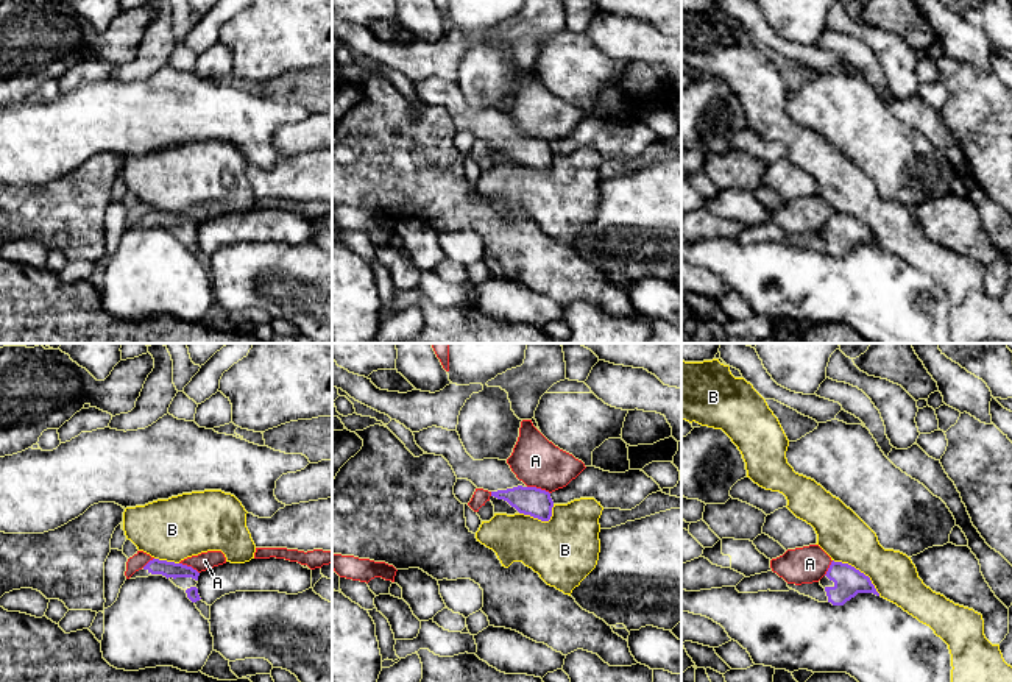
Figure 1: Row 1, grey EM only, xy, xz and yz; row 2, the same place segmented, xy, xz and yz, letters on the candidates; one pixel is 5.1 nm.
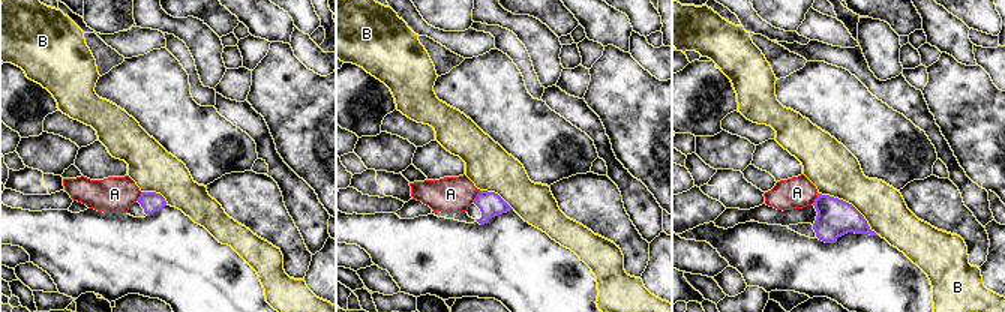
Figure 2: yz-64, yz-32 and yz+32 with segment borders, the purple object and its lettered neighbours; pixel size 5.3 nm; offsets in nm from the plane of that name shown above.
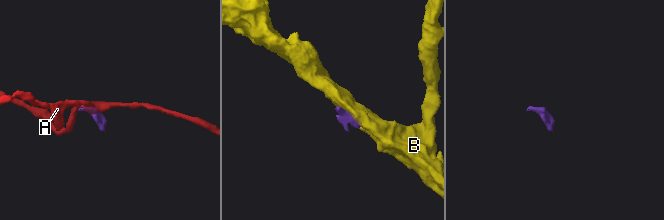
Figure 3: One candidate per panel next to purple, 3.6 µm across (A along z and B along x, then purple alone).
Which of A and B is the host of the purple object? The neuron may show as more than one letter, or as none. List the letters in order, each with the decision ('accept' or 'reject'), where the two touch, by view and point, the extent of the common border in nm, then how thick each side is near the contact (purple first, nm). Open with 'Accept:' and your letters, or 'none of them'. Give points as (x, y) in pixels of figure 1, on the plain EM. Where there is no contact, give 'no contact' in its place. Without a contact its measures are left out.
Accept: none of them
A: reject; meets purple in xz at (538, 139); contact 130 nm long; 150 nm thick on the purple side, 260 nm on the other
B: reject; meets purple in yz at (858, 220); contact 320 nm long; 150 nm thick on the purple side, 240 nm on the other

